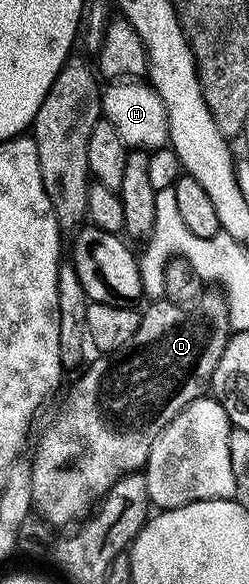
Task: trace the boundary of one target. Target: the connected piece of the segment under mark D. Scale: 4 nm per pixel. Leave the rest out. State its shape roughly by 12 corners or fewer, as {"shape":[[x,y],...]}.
{"shape":[[225,296],[147,304],[29,461],[47,525],[91,515],[211,387]]}

